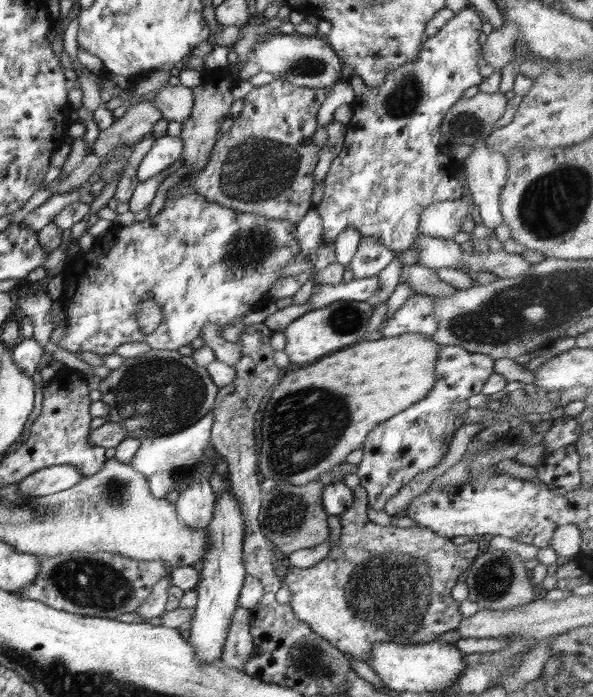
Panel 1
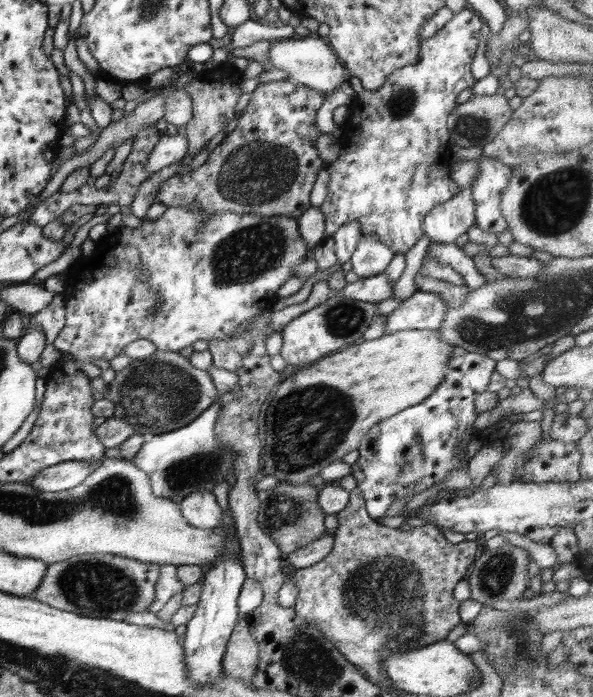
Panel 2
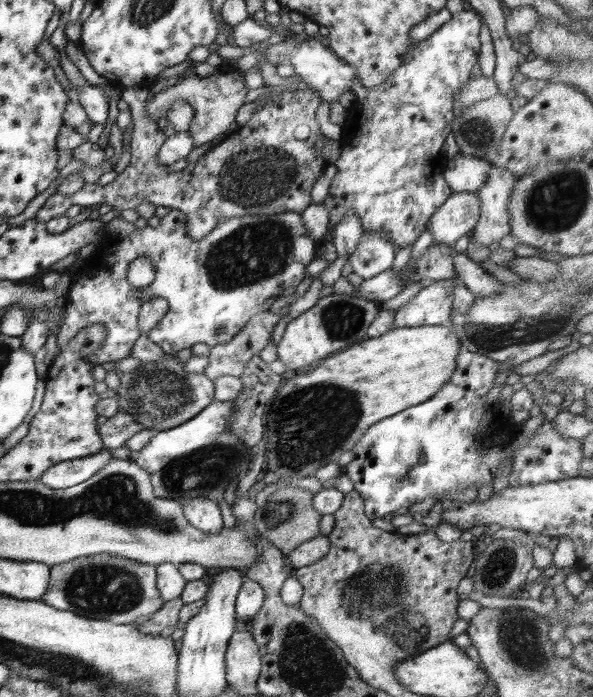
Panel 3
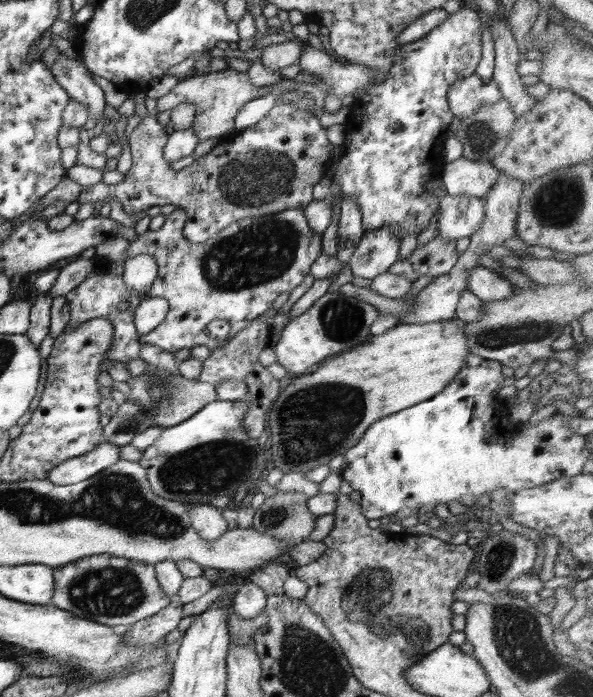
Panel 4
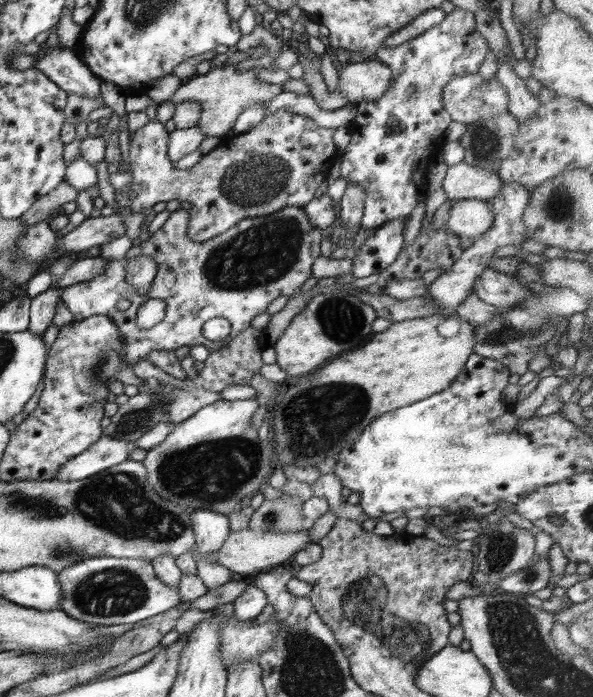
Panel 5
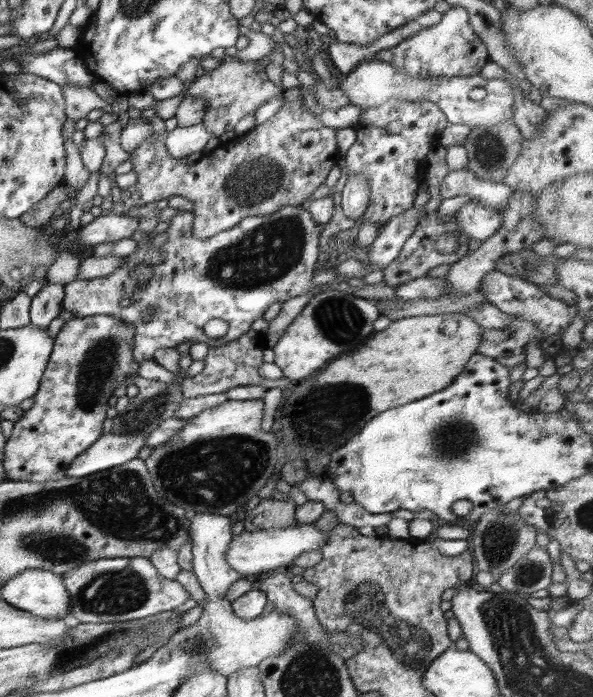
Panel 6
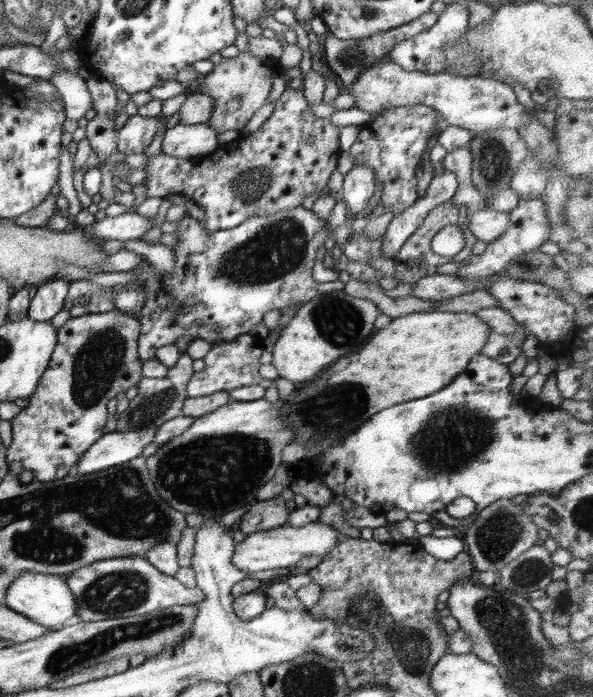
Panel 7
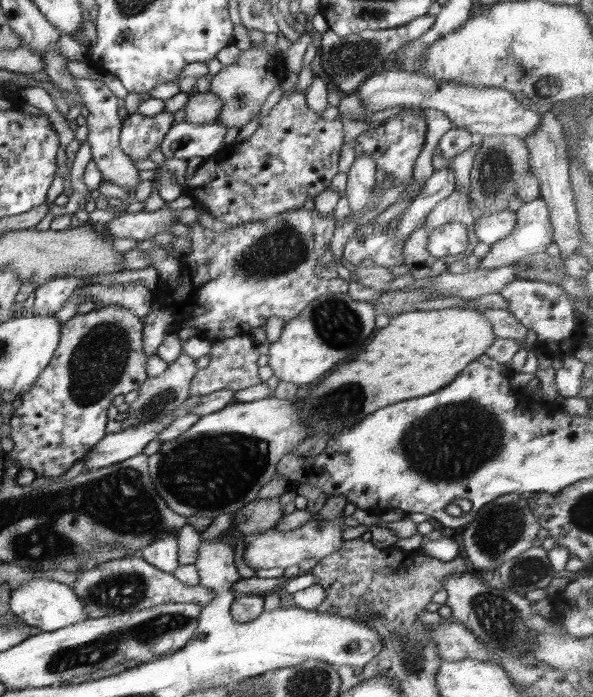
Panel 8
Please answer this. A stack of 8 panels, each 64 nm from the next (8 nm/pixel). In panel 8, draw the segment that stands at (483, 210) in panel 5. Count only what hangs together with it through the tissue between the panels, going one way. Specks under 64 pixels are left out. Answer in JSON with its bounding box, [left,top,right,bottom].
[475,211,516,244]

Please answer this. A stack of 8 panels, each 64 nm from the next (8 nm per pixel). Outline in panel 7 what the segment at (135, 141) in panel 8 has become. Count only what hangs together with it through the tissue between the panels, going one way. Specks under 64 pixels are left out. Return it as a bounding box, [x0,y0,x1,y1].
[115,114,167,155]

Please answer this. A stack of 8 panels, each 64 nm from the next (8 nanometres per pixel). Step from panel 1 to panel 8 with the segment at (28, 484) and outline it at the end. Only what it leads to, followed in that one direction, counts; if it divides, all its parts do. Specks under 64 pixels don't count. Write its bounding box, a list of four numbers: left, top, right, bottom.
[84,394,202,470]

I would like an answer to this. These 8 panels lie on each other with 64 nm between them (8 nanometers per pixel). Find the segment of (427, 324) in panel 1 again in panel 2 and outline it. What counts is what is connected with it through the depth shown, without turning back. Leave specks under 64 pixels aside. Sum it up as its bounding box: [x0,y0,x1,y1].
[384,291,447,334]

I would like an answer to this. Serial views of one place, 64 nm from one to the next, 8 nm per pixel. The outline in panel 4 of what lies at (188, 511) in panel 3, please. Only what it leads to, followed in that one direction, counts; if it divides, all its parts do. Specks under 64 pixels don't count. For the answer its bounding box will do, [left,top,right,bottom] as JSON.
[186,503,228,540]

